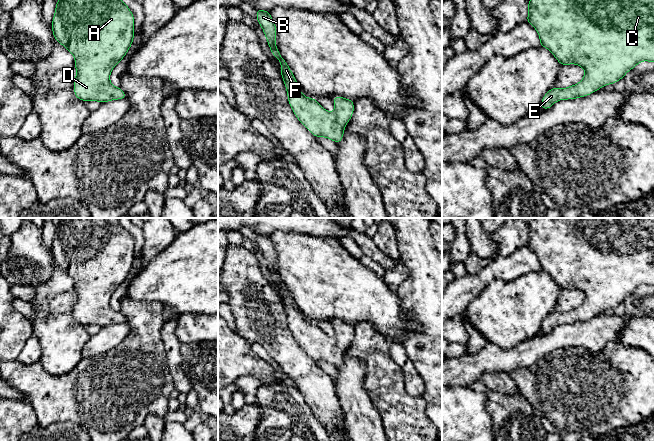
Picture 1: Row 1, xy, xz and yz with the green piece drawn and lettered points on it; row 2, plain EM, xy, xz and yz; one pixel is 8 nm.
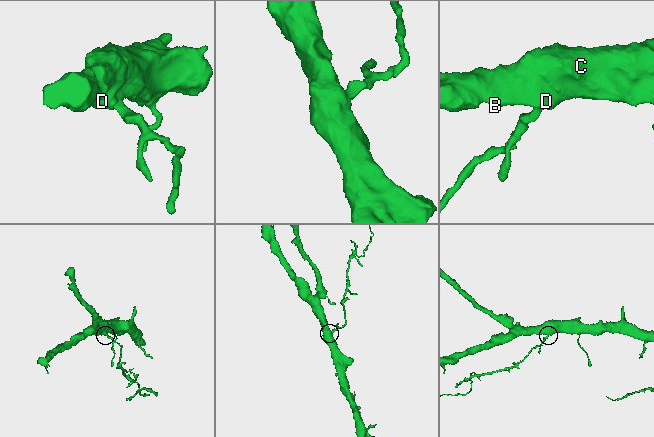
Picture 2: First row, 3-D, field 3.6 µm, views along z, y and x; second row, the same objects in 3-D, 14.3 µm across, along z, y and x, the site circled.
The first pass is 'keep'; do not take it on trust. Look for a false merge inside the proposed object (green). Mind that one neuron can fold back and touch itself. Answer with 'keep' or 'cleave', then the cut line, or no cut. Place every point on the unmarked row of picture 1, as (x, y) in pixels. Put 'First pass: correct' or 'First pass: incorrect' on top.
First pass: correct
keep | no cut

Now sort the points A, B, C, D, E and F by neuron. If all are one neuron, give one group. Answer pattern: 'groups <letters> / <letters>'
groups A B C D E F

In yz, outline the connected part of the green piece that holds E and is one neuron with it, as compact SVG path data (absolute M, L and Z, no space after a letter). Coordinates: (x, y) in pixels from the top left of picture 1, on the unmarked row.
M534 218L528 226L526 245L536 253L540 261L540 270L549 273L561 290L576 288L585 294L585 299L579 307L563 313L555 310L551 312L541 325L541 333L544 334L550 333L559 324L586 321L606 309L615 308L642 285L654 286L654 218Z

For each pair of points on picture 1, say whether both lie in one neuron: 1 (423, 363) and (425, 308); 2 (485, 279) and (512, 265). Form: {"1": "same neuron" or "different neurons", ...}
{"1": "same neuron", "2": "same neuron"}

